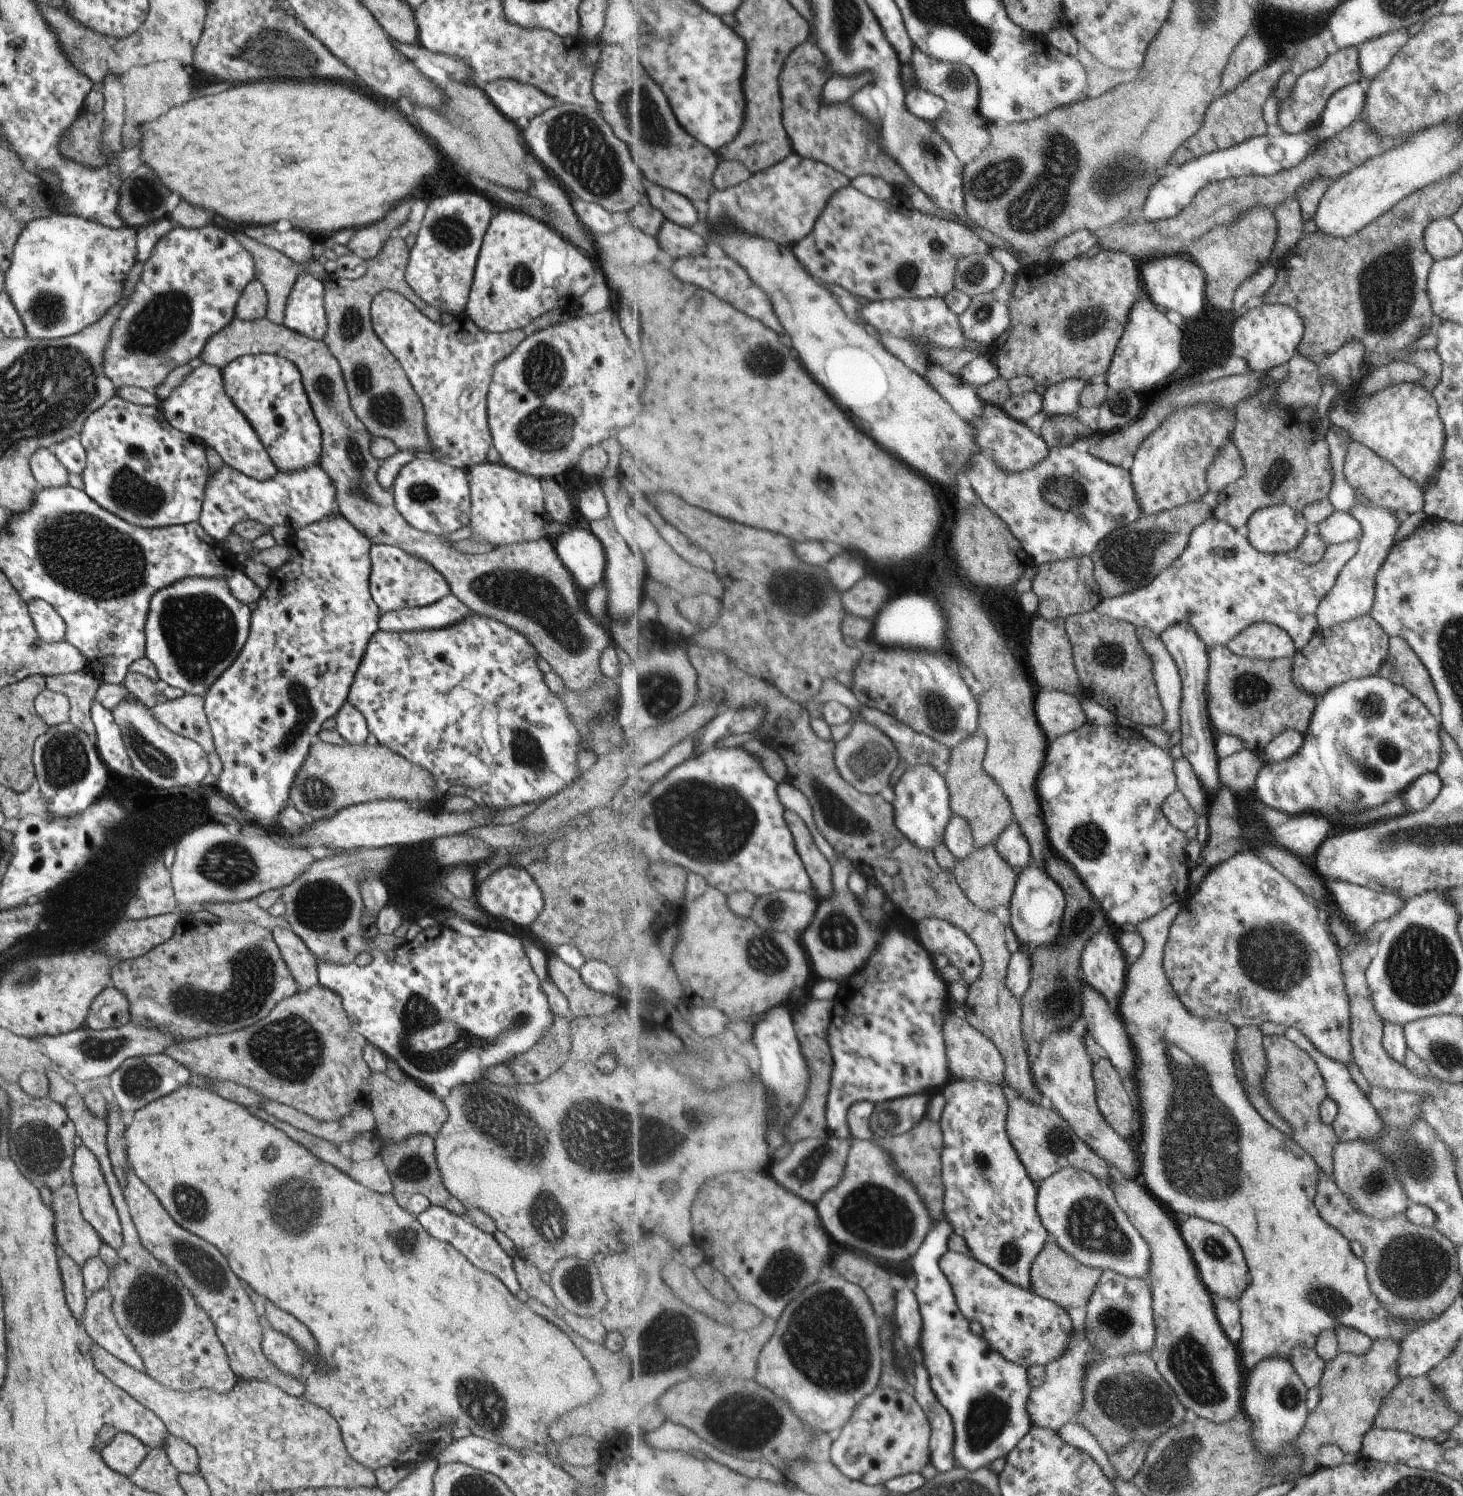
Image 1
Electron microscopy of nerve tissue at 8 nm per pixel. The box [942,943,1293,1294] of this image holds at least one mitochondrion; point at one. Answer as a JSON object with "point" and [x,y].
{"point":[1190,1160]}

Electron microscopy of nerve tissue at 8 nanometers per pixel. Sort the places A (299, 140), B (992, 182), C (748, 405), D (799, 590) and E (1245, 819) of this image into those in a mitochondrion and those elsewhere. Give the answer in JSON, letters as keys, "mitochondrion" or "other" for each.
{"A":"other","B":"mitochondrion","C":"other","D":"mitochondrion","E":"other"}

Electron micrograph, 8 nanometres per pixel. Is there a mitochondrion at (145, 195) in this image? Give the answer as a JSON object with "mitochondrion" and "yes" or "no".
{"mitochondrion":"yes"}

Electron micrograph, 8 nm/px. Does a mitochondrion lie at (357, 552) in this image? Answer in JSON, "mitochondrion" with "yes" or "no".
{"mitochondrion":"no"}

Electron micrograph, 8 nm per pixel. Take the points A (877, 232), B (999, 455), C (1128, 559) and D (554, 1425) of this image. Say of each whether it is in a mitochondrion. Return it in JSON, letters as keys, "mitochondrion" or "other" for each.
{"A":"other","B":"other","C":"mitochondrion","D":"other"}

